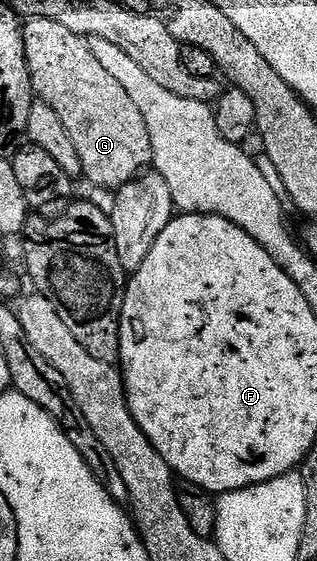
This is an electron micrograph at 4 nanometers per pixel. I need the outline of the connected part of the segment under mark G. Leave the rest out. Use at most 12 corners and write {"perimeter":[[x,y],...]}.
{"perimeter":[[47,18],[21,37],[33,95],[81,176],[116,190],[153,158],[147,122],[89,40]]}

